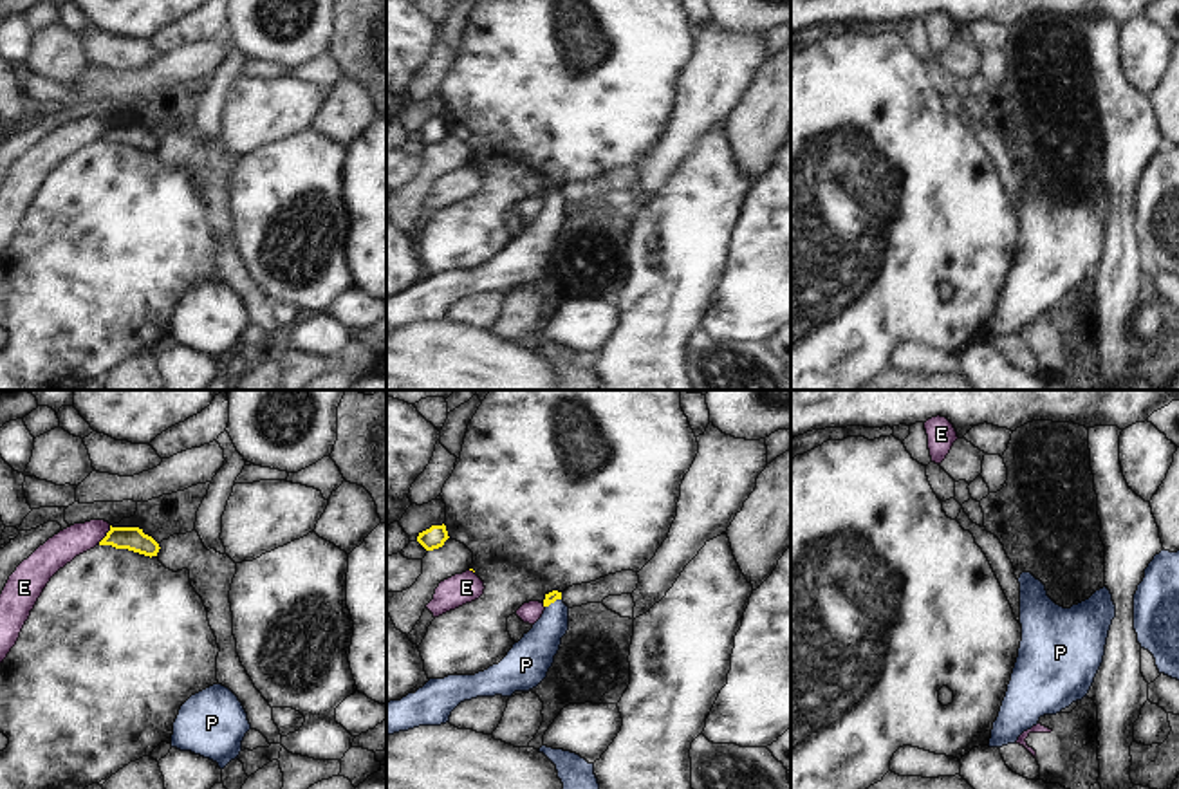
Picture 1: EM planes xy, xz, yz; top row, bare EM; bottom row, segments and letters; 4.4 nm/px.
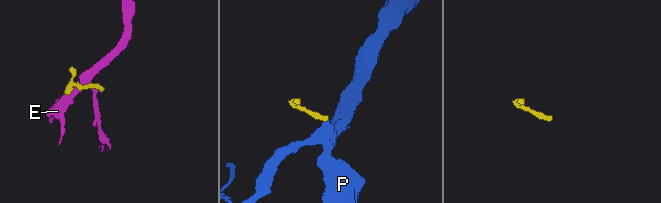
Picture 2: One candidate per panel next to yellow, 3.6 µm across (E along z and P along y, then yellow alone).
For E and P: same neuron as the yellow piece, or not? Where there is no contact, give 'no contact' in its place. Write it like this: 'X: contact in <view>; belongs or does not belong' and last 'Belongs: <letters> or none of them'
E: contact in xy; does not belong
P: contact in xz; belongs
Belongs: P

